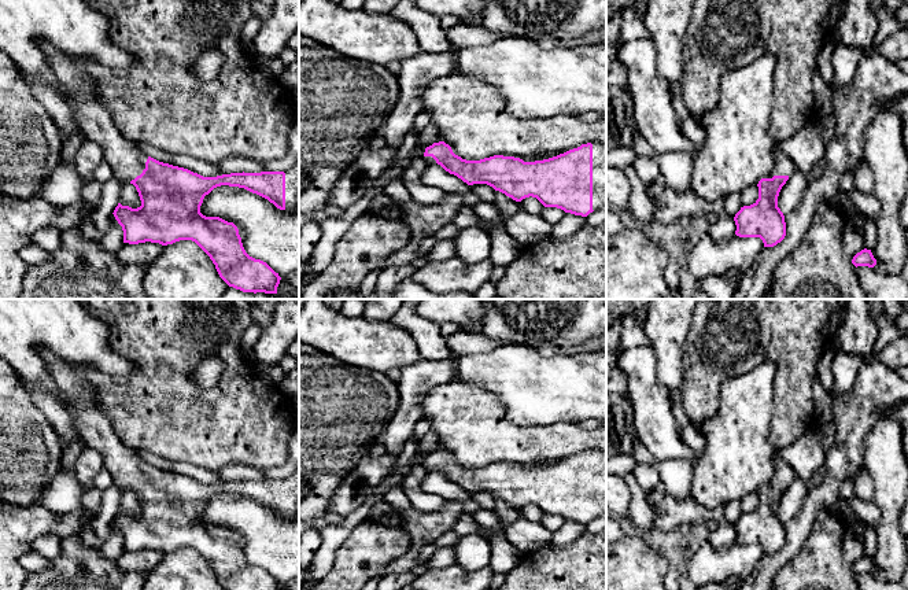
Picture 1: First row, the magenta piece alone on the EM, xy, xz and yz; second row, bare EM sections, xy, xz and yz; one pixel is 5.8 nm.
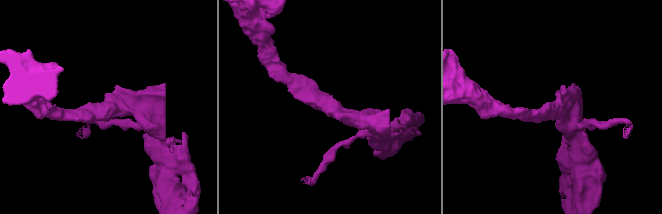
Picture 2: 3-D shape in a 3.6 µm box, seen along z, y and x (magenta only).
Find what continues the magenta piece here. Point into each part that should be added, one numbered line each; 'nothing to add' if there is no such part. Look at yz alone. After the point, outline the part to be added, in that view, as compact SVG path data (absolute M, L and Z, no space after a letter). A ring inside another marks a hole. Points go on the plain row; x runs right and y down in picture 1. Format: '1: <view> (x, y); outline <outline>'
1: yz (783, 472); outline M775 456L774 458L774 467L775 467L775 472L768 486L772 486L774 483L790 484L797 477L797 473L794 472L794 469L778 456Z

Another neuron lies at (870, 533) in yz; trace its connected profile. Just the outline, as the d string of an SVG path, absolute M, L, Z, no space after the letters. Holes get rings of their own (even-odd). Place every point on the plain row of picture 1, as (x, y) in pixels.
M864 523L864 556L872 557L876 550L876 530Z

